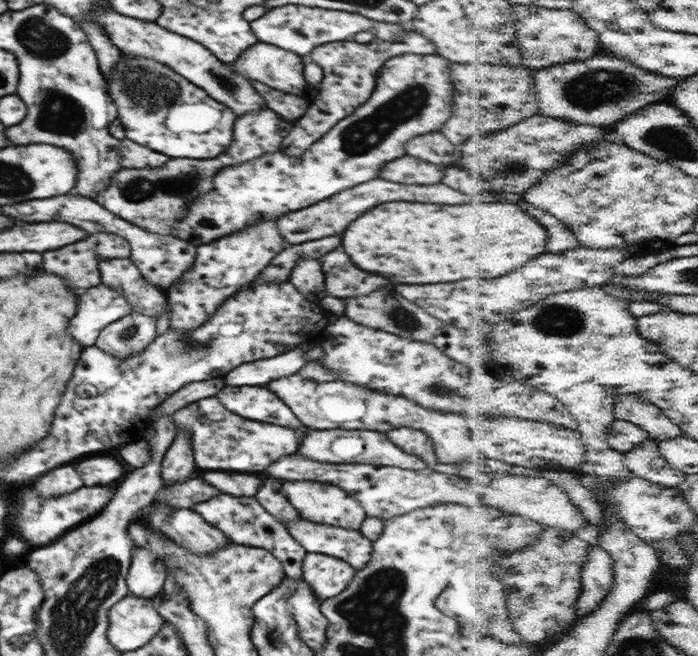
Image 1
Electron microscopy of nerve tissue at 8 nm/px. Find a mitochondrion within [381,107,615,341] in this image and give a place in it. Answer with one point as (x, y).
(512, 168)

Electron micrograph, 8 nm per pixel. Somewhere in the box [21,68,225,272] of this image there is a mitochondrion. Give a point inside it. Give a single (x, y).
(141, 189)

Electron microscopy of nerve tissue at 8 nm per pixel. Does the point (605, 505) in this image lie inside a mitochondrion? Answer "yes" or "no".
no

